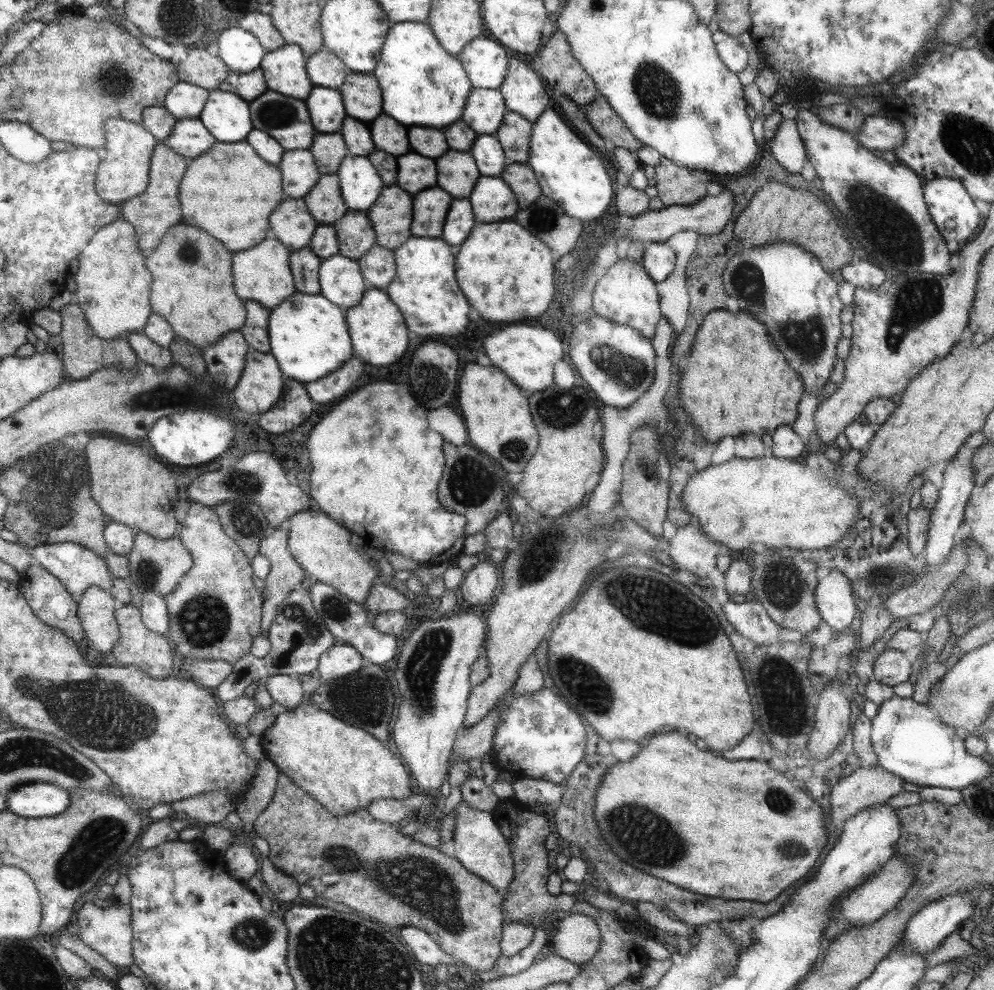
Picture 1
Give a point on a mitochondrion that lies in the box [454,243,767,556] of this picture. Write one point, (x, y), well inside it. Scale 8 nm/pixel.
(629, 373)

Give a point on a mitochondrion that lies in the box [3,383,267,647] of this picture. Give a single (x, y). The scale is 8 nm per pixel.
(51, 489)

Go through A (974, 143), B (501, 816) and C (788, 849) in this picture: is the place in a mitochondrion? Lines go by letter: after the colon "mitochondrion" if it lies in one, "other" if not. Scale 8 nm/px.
A: mitochondrion
B: other
C: mitochondrion

